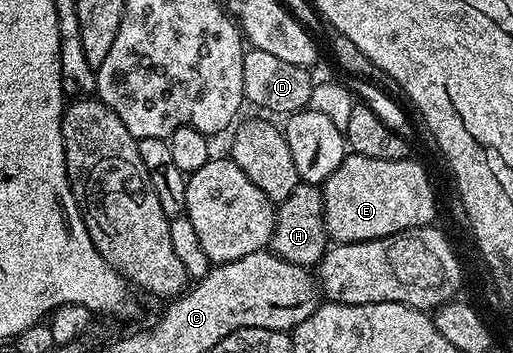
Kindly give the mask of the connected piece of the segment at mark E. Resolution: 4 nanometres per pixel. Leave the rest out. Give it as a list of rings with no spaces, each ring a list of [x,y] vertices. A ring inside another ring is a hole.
[[[348,153],[341,165],[325,181],[321,183],[323,192],[323,219],[327,225],[327,237],[332,243],[341,242],[364,242],[365,240],[377,240],[381,236],[396,234],[402,230],[412,230],[418,226],[430,226],[435,219],[435,190],[431,187],[431,178],[427,175],[427,170],[419,162],[414,162],[414,157],[408,156],[401,160],[373,160],[370,156]]]

